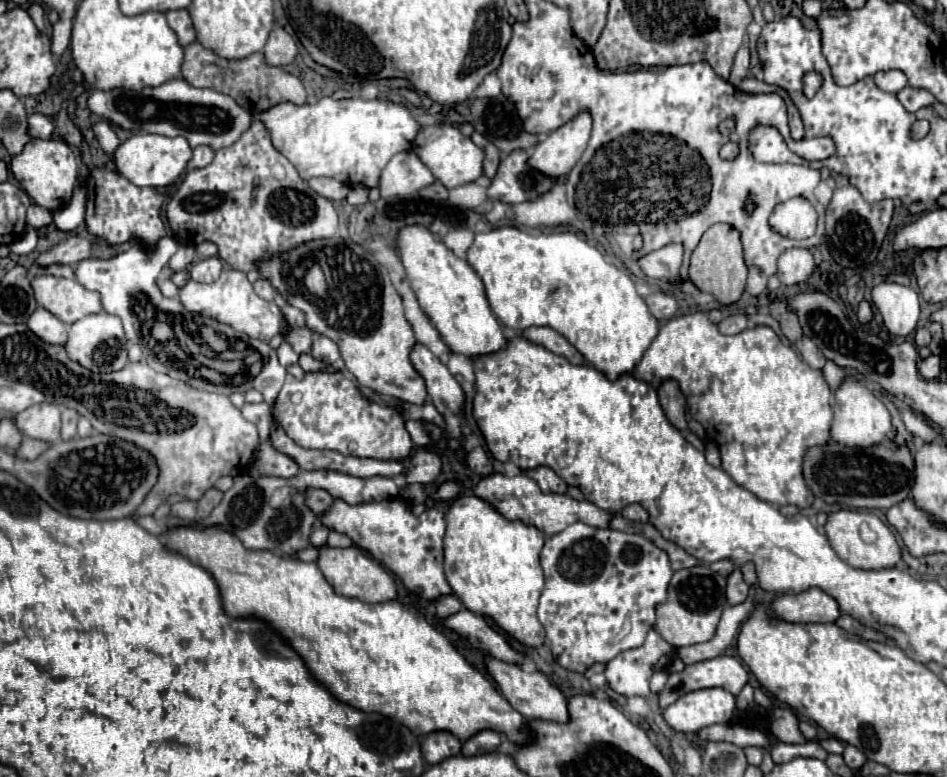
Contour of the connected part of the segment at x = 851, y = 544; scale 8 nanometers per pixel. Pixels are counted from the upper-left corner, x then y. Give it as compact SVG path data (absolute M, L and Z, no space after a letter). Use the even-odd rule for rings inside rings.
M838 510L834 514L830 514L826 526L826 536L830 540L830 546L834 548L834 552L838 552L838 556L842 556L842 560L846 560L850 566L854 568L862 568L862 570L870 570L870 568L894 568L900 564L902 560L902 552L900 546L892 534L892 530L876 516L870 512L860 512L860 510ZM866 524L870 526L872 532L876 532L876 542L866 544L860 538L860 526Z

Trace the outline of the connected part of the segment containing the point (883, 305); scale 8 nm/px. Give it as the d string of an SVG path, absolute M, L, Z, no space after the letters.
M882 282L872 290L872 302L882 312L884 326L894 336L908 336L920 316L918 294L910 286Z

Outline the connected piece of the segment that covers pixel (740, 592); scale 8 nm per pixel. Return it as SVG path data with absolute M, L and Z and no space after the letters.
M740 570L732 572L728 576L728 590L726 590L726 598L728 598L728 604L740 604L742 600L748 598L748 584L742 580L742 574Z

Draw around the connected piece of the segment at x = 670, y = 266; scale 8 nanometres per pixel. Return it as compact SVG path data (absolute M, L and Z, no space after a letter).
M668 244L660 250L654 250L646 256L638 258L638 266L648 278L658 278L658 280L670 280L678 282L678 260L676 260L676 250L682 250L680 244Z

